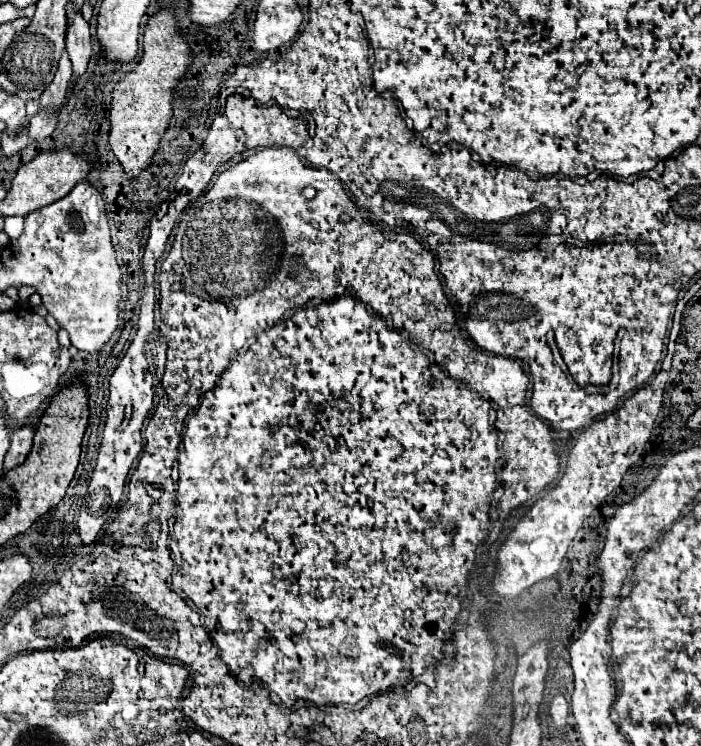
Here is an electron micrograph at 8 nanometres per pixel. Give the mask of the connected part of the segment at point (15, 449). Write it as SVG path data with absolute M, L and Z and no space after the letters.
M25 424L21 428L17 428L11 436L11 448L5 456L5 470L11 470L19 464L25 462L31 446L33 446L33 434L35 434L35 428L33 424Z

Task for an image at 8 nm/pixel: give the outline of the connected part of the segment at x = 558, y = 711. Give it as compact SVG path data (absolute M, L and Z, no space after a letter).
M561 694L553 698L553 702L549 704L549 712L551 712L551 720L555 722L557 728L565 728L565 726L567 726L569 704L567 704L567 700L565 700Z

